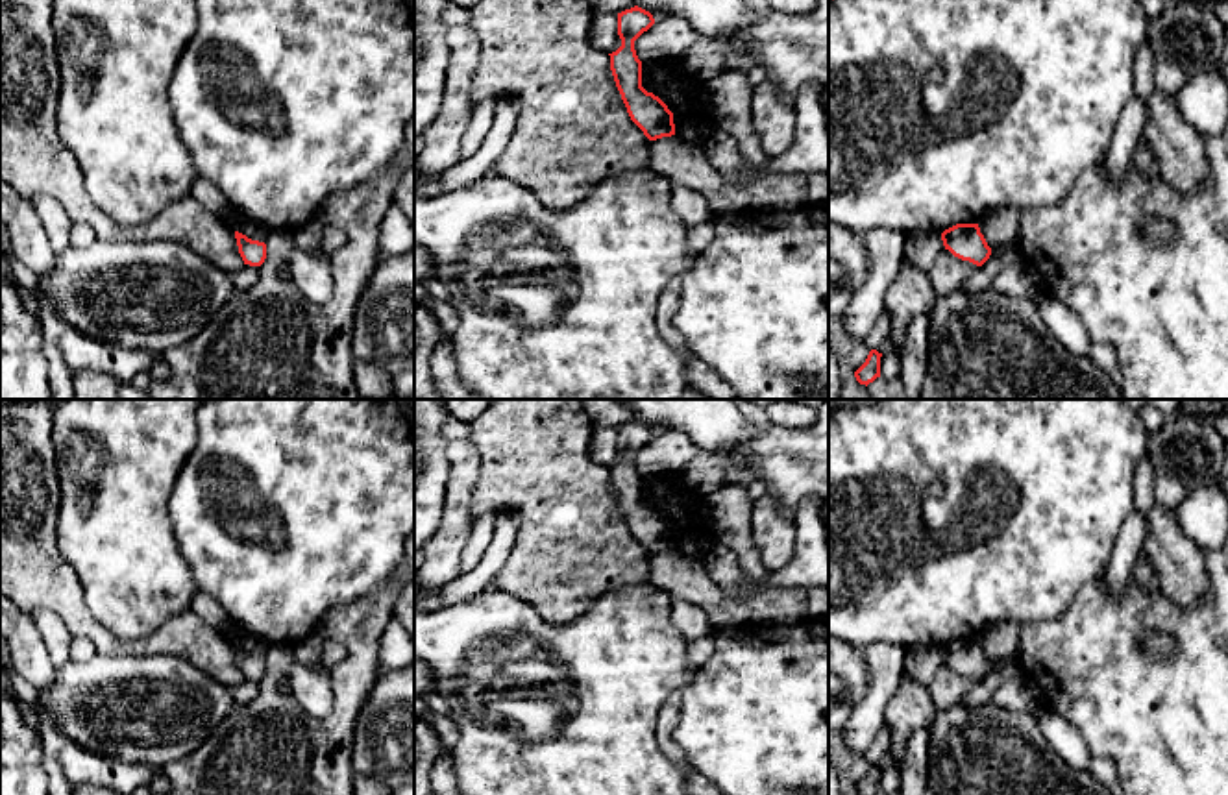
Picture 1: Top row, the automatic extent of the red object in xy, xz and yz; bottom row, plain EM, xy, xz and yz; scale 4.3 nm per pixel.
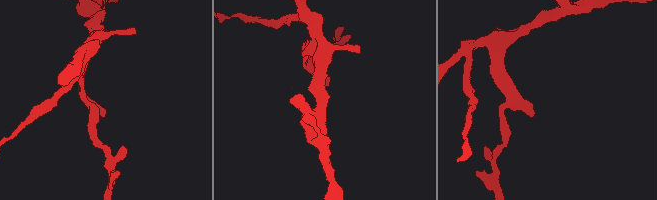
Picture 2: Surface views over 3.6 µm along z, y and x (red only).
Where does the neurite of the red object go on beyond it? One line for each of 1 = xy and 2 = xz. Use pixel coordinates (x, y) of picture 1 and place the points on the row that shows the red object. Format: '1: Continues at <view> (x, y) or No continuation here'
1: No continuation here
2: No continuation here

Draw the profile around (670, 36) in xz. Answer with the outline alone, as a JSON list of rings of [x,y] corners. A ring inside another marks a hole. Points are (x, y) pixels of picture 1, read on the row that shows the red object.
[[[664,17],[634,41],[640,61],[658,57],[679,57],[703,37],[682,17]]]

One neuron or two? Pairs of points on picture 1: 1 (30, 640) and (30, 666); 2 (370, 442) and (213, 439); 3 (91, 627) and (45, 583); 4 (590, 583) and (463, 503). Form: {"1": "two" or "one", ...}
{"1": "one", "2": "one", "3": "one", "4": "two"}

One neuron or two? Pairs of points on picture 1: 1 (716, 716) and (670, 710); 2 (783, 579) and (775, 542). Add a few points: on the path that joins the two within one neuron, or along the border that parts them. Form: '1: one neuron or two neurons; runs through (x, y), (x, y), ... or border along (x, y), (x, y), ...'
1: two neurons; border along (679, 690), (681, 712), (674, 742), (685, 755)
2: two neurons; border along (796, 527), (792, 557), (770, 572)

